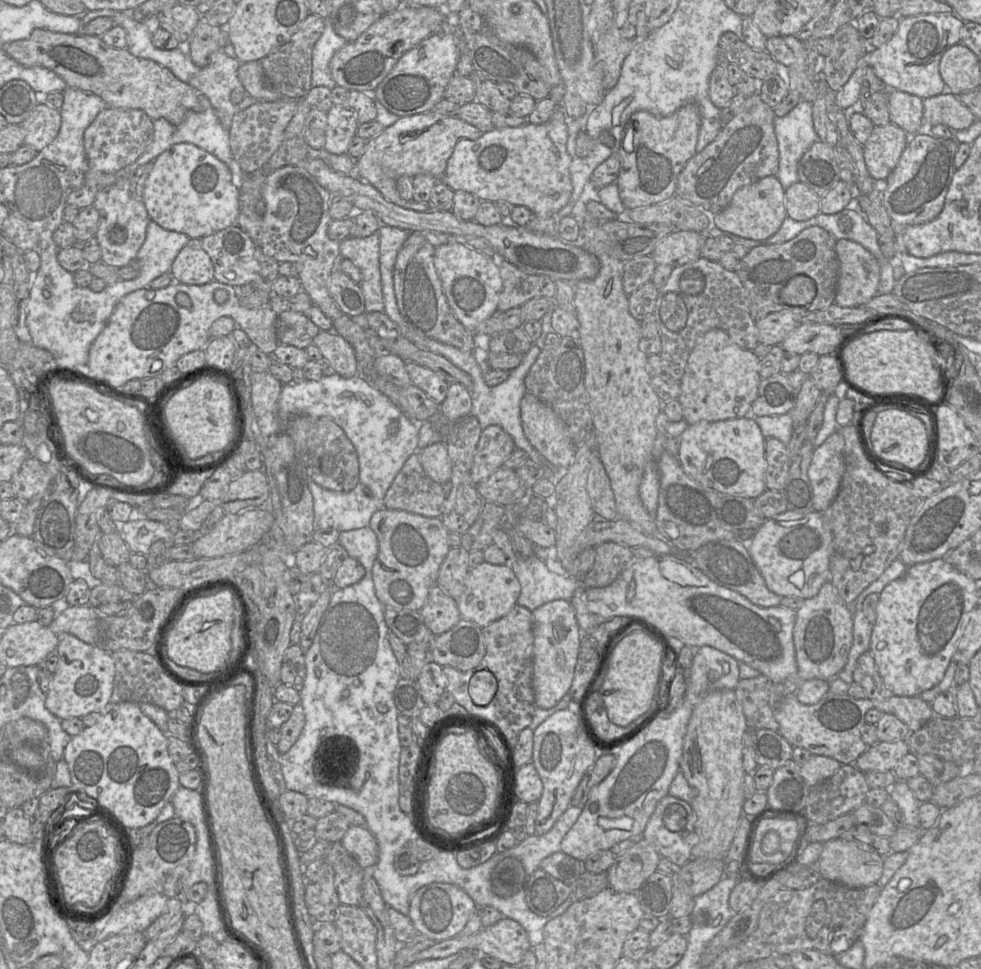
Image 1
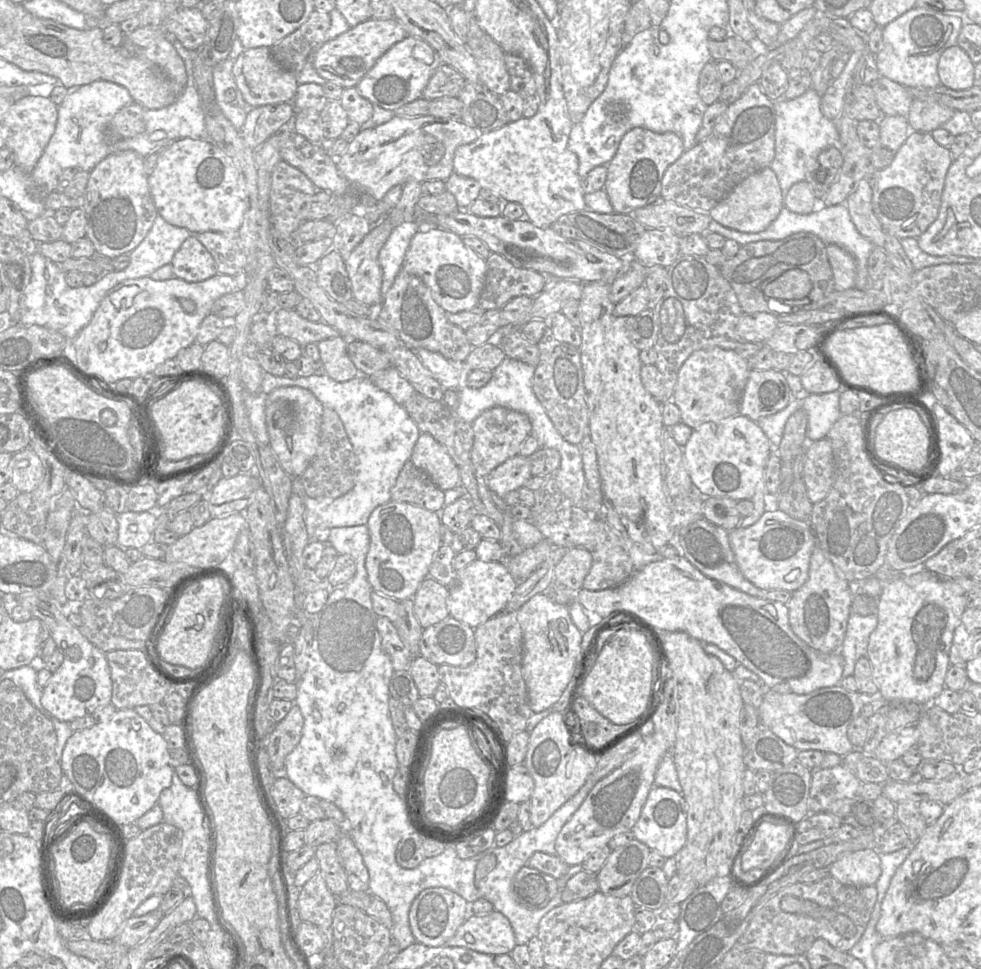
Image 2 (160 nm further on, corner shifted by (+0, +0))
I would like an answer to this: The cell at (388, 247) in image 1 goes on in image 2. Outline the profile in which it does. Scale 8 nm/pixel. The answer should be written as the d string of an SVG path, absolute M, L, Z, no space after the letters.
M417 221L403 222L395 227L379 252L379 264L382 269L382 298L391 288L399 271L402 269L405 254L411 239L419 232Z

